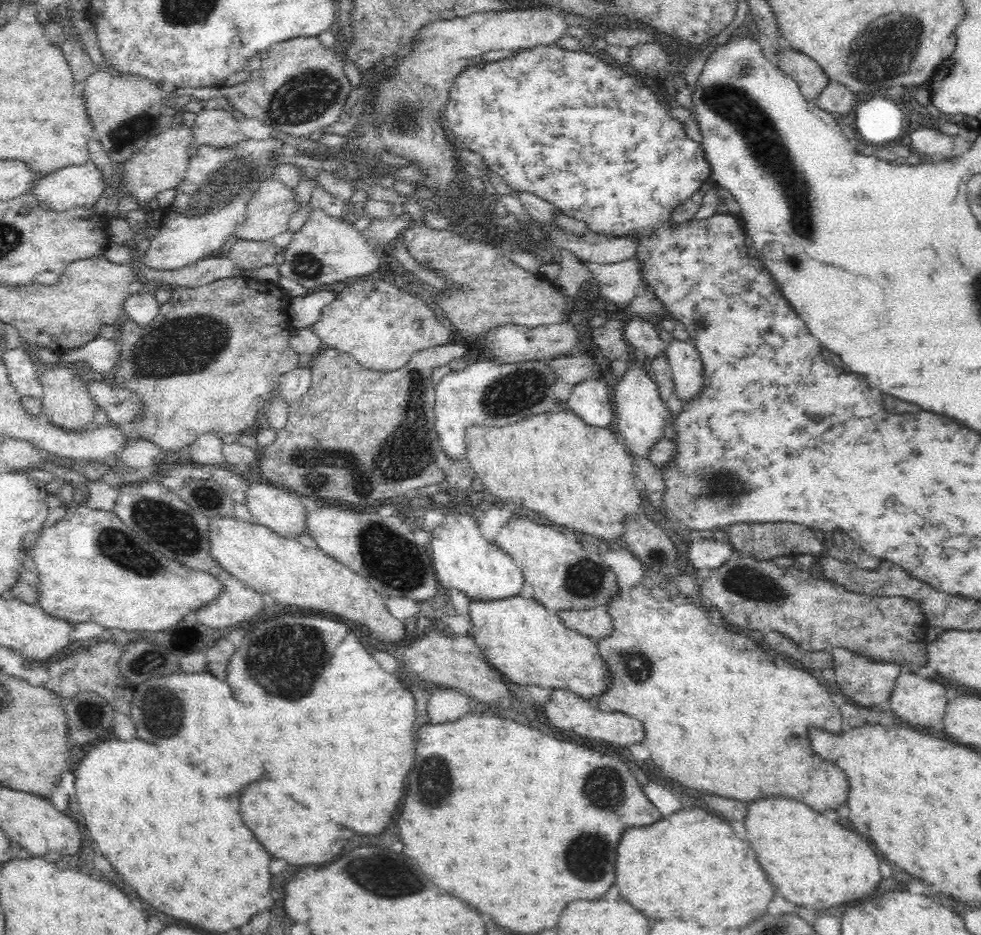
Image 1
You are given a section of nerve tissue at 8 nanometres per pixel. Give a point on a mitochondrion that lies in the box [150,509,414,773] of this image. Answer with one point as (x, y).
(287, 662)

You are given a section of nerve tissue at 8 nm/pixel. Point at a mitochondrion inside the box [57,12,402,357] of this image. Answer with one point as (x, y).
(220, 187)

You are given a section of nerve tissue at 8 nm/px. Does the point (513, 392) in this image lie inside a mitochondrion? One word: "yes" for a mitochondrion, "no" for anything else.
yes

